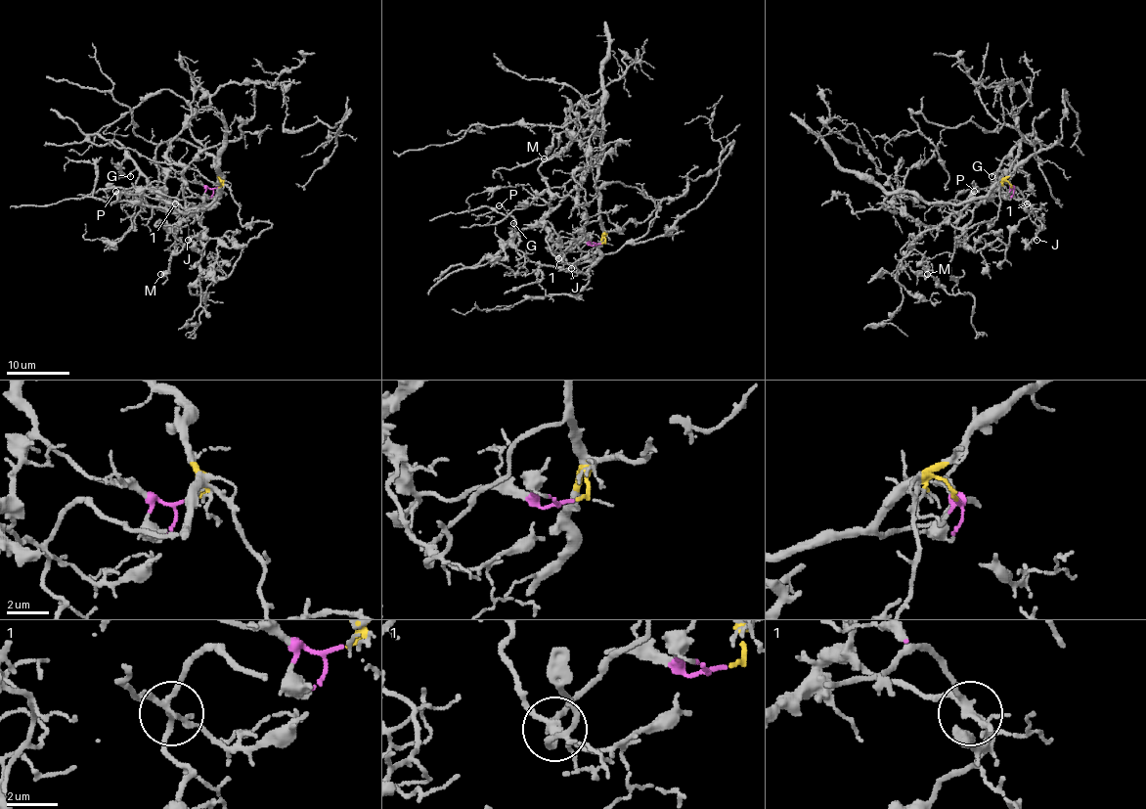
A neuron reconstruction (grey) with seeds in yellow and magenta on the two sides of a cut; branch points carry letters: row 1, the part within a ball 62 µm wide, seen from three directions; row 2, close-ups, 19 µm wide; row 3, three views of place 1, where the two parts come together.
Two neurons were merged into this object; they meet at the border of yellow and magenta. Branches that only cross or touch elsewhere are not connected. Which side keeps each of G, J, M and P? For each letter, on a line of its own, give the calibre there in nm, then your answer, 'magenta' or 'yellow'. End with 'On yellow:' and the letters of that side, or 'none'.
G: 140 nm thick; magenta
J: 120 nm thick; yellow
M: 150 nm thick; magenta
P: 120 nm thick; yellow
On yellow: J, P

